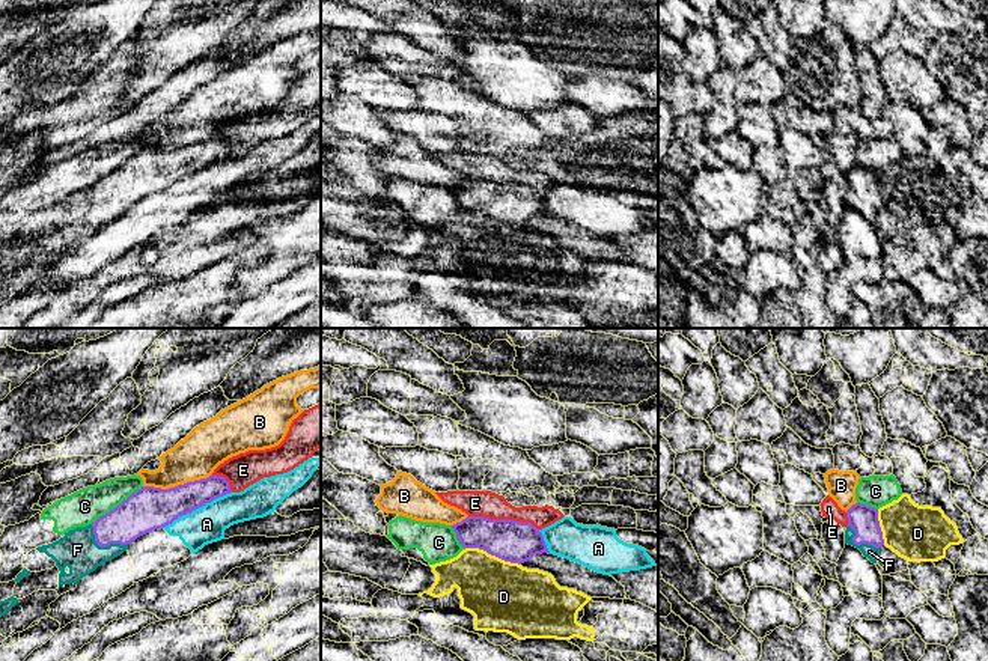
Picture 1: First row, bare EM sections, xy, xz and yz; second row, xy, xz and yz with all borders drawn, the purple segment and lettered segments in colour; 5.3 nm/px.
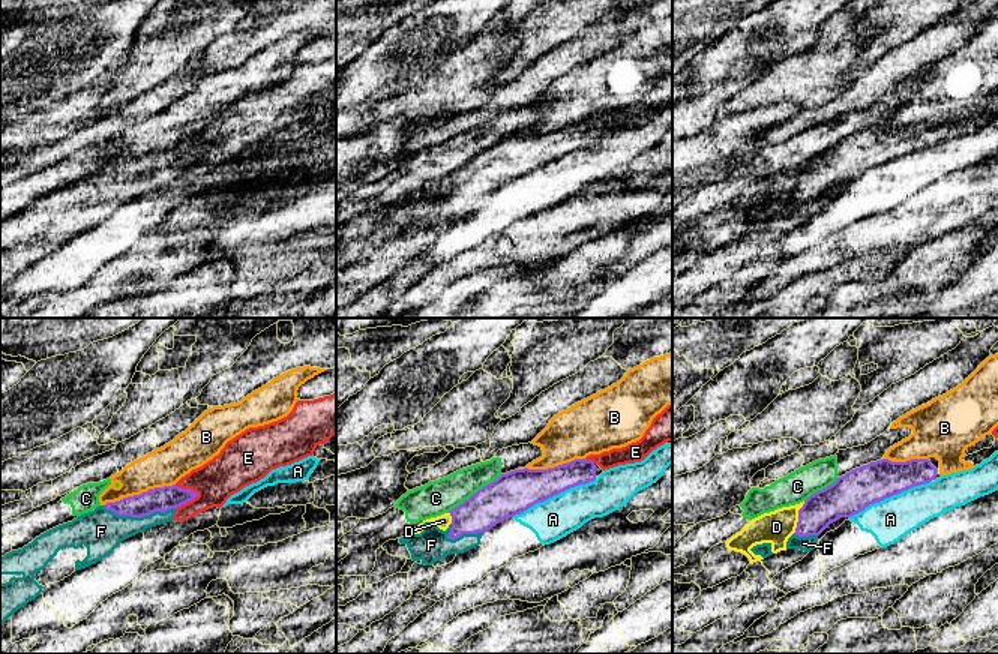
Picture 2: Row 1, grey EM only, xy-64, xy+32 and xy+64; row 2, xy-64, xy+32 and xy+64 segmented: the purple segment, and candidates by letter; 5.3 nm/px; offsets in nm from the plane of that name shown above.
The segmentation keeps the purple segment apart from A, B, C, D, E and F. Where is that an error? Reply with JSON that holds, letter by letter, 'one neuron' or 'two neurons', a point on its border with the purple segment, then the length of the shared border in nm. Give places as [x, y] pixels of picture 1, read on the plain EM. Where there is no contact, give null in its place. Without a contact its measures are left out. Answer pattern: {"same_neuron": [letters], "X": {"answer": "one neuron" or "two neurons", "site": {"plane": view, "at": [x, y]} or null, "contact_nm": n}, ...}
{"same_neuron": ["F"], "A": {"answer": "two neurons", "site": {"plane": "xy", "at": [196, 170]}, "contact_nm": 420}, "B": {"answer": "two neurons", "site": {"plane": "xy", "at": [178, 148]}, "contact_nm": 380}, "C": {"answer": "two neurons", "site": {"plane": "xy", "at": [116, 169]}, "contact_nm": 340}, "D": {"answer": "two neurons", "site": {"plane": "xz", "at": [493, 217]}, "contact_nm": 300}, "E": {"answer": "two neurons", "site": {"plane": "xz", "at": [505, 182]}, "contact_nm": 400}, "F": {"answer": "one neuron", "site": {"plane": "xy", "at": [104, 208]}, "contact_nm": 240}}

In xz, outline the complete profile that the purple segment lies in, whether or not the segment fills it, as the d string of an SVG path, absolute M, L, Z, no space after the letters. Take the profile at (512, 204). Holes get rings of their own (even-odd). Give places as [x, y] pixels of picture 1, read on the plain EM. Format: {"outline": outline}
{"outline": "M467 179L450 188L464 211L479 211L505 224L524 226L548 215L542 196L530 185Z"}

